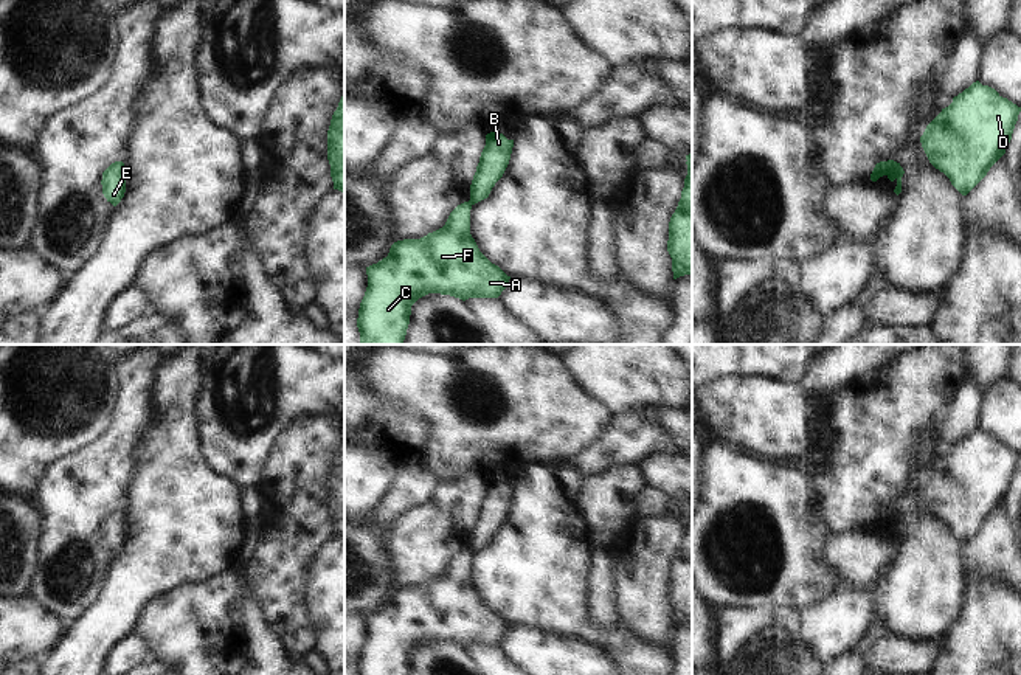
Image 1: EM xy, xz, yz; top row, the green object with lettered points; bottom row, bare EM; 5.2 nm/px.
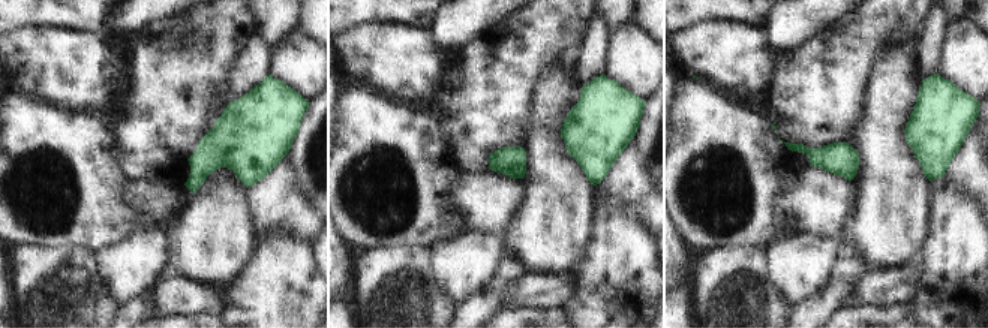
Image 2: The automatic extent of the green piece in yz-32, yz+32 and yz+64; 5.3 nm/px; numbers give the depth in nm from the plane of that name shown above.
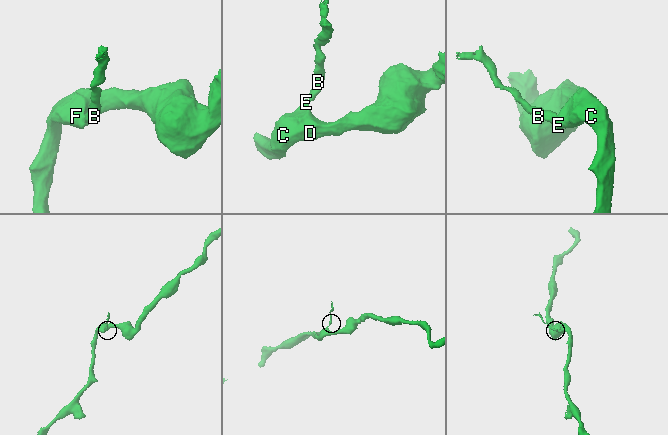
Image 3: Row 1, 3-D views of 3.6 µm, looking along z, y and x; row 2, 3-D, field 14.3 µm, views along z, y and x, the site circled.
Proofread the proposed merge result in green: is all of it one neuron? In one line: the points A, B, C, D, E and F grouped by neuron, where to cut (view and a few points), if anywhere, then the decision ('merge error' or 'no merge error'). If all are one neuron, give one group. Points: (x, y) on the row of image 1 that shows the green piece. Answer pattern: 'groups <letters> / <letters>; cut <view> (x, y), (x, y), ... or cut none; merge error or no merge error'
groups A C D E F / B; cut yz (900, 166), (896, 177); merge error

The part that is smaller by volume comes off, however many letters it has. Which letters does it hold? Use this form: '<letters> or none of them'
B.

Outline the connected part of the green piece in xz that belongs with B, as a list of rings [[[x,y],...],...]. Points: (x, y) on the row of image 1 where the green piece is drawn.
[[[500,132],[486,135],[486,146],[481,152],[476,172],[470,185],[470,203],[475,205],[489,197],[495,183],[503,177],[514,147],[514,140],[507,140]]]

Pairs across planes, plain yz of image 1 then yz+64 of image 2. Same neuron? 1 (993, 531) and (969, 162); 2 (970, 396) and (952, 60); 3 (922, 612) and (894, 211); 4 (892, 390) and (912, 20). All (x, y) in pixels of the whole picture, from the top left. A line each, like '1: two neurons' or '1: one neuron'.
1: one neuron
2: two neurons
3: one neuron
4: one neuron

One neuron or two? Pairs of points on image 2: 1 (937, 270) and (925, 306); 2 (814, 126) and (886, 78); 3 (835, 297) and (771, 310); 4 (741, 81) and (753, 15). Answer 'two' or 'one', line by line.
1: one
2: two
3: two
4: two

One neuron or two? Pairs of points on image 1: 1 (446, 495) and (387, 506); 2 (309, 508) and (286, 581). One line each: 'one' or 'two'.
1: two
2: one

